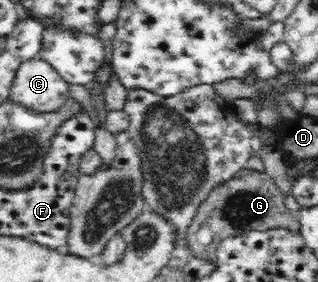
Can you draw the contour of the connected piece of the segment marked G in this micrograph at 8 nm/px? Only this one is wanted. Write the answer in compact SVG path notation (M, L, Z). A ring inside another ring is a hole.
M250 168L237 171L232 179L210 191L208 197L198 206L197 215L188 225L184 235L186 245L194 256L215 264L215 251L223 239L238 237L248 231L266 231L276 227L299 231L299 221L285 206L284 198L274 184L274 179L265 172ZM200 229L208 229L212 233L212 241L208 245L200 244Z

